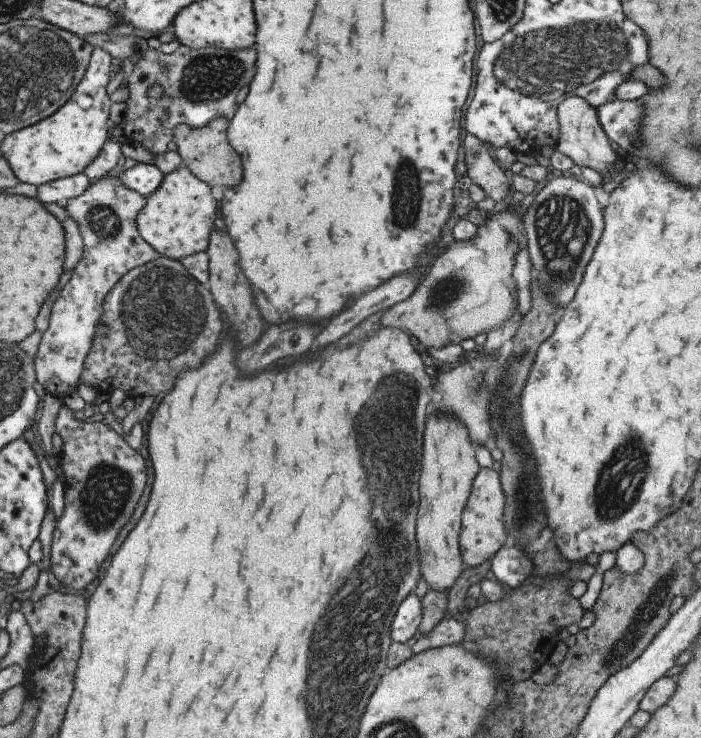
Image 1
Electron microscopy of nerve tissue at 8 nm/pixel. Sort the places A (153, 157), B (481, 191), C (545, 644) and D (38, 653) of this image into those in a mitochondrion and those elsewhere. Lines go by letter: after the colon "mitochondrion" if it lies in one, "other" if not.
A: other
B: other
C: other
D: other

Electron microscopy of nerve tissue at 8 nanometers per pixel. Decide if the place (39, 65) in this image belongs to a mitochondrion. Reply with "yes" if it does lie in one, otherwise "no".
yes

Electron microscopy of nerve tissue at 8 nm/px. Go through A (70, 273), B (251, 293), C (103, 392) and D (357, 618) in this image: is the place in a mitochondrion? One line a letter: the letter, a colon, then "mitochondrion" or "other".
A: other
B: other
C: other
D: mitochondrion

